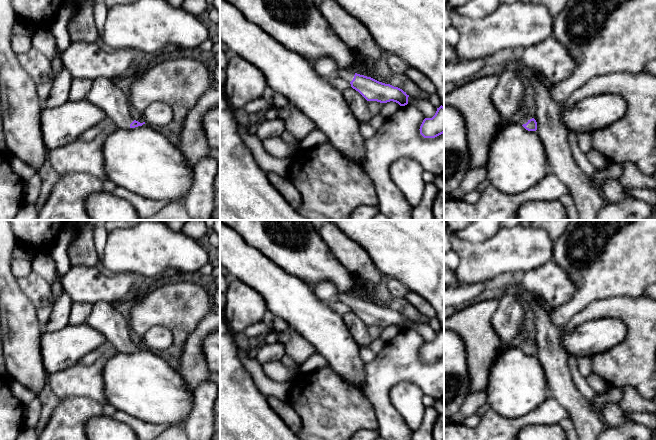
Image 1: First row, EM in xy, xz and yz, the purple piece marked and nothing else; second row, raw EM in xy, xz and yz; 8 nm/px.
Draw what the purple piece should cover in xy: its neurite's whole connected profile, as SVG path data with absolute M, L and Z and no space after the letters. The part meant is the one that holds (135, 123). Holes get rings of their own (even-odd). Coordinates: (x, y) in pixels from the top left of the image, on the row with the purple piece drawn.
M108 78L94 80L86 99L101 109L106 118L118 128L129 129L142 126L129 112L129 98L114 82Z

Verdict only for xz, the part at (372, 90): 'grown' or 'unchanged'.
grown

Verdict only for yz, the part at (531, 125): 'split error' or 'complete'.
split error

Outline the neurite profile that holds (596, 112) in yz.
M604 93L583 99L571 108L563 106L562 119L569 132L592 133L618 121L626 111L627 102L622 96Z

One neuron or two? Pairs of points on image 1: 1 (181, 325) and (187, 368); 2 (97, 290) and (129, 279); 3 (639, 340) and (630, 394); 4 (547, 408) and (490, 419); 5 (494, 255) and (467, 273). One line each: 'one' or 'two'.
1: two
2: one
3: two
4: one
5: one

